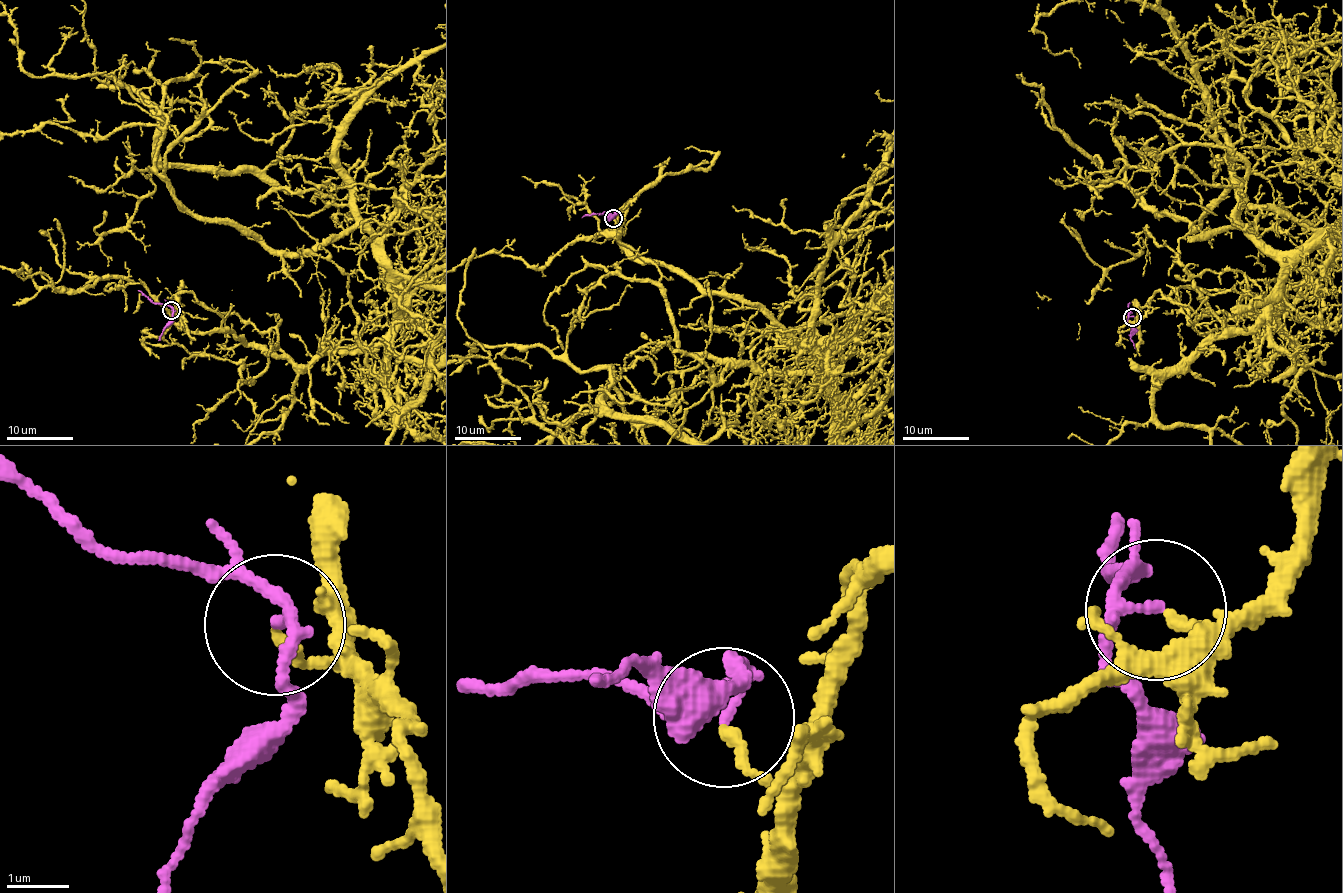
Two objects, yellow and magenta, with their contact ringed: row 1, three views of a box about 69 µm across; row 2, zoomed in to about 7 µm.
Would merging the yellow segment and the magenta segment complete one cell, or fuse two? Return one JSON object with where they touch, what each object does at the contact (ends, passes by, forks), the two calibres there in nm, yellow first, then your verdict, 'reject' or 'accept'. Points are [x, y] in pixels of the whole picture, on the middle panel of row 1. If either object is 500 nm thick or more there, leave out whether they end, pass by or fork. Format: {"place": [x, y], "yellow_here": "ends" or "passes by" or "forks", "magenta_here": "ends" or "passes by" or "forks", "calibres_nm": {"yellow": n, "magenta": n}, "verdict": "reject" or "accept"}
{"place": [613, 218], "yellow_here": "ends", "magenta_here": "passes by", "calibres_nm": {"yellow": 150, "magenta": 150}, "verdict": "reject"}

